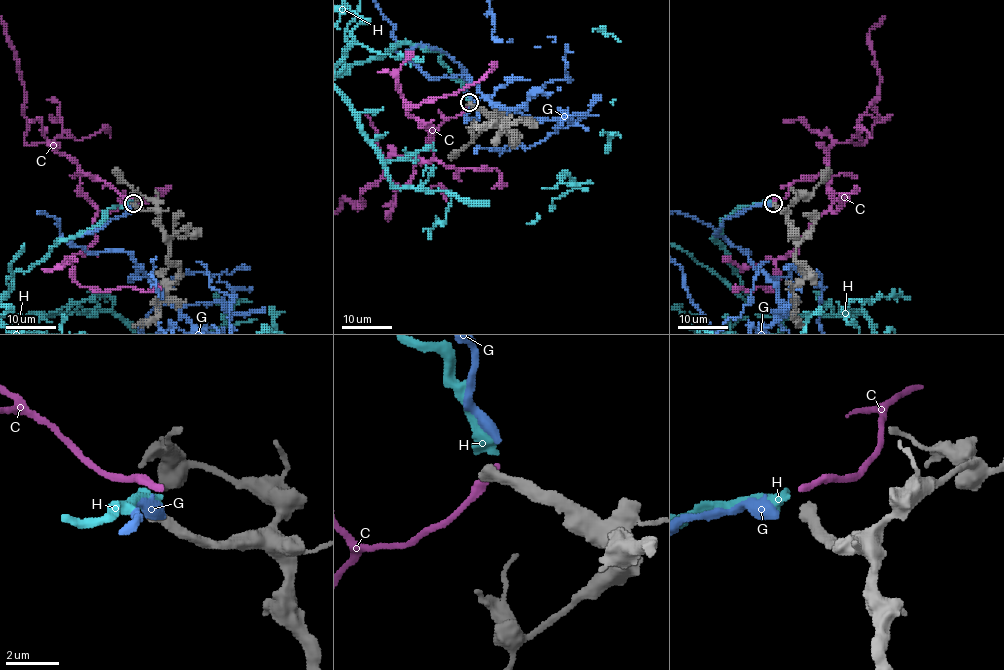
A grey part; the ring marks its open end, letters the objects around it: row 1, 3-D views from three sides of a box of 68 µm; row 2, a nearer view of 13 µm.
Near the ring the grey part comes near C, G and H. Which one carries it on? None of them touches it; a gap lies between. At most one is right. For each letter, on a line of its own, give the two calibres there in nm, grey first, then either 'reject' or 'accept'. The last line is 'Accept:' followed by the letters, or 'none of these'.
C: 480 nm thick on the grey side, 300 nm on the other; reject
G: 480 nm thick on the grey side, 440 nm on the other; reject
H: 480 nm thick on the grey side, 550 nm on the other; accept
Accept: H

